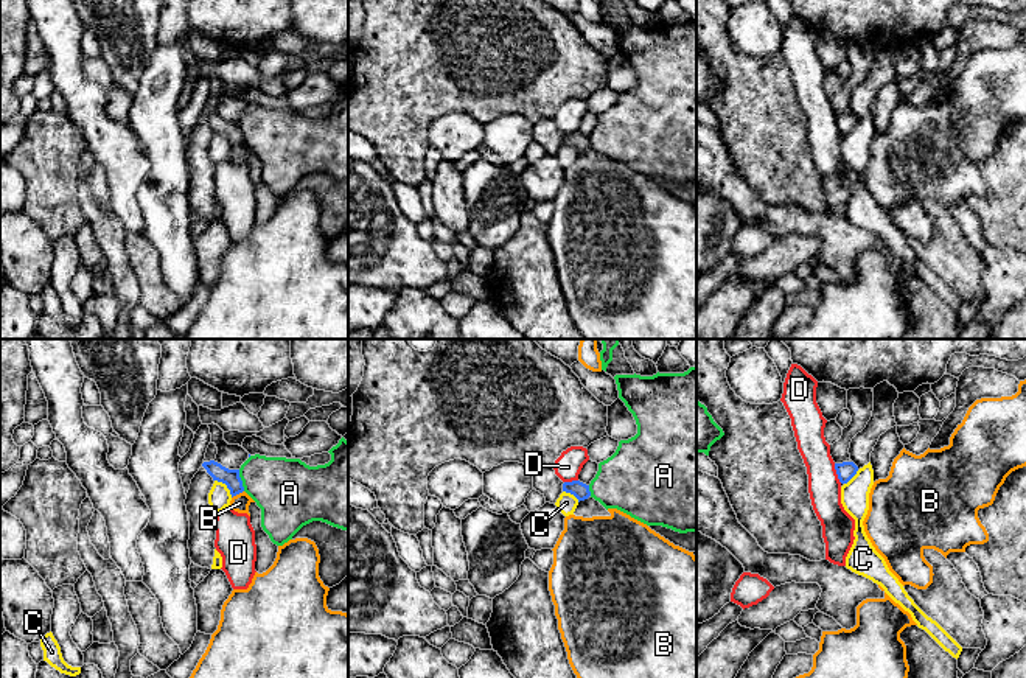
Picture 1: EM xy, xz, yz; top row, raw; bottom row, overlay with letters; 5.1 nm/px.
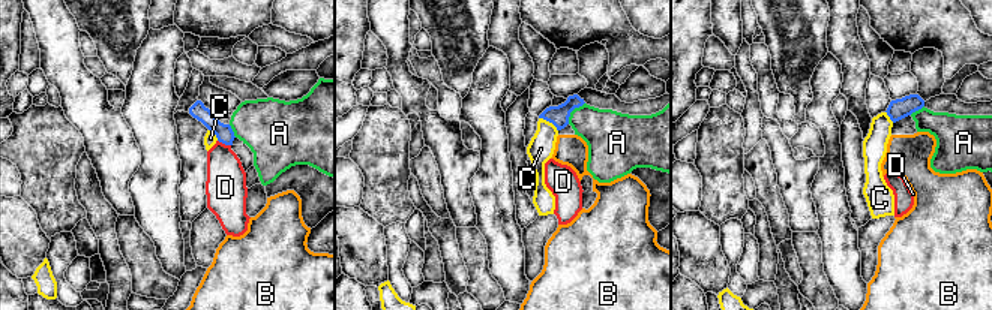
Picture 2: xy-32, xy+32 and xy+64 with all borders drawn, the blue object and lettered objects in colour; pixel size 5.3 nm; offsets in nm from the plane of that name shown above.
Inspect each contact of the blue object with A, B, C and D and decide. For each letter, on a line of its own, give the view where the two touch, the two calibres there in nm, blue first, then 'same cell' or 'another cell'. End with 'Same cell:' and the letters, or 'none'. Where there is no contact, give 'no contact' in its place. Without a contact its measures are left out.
A: contact in xy; calibres 90 and 340 nm; another cell
B: contact in xy; calibres 90 and 90 nm; another cell
C: contact in xy; calibres 90 and 120 nm; another cell
D: contact in yz; calibres 90 and 170 nm; another cell
Same cell: none

